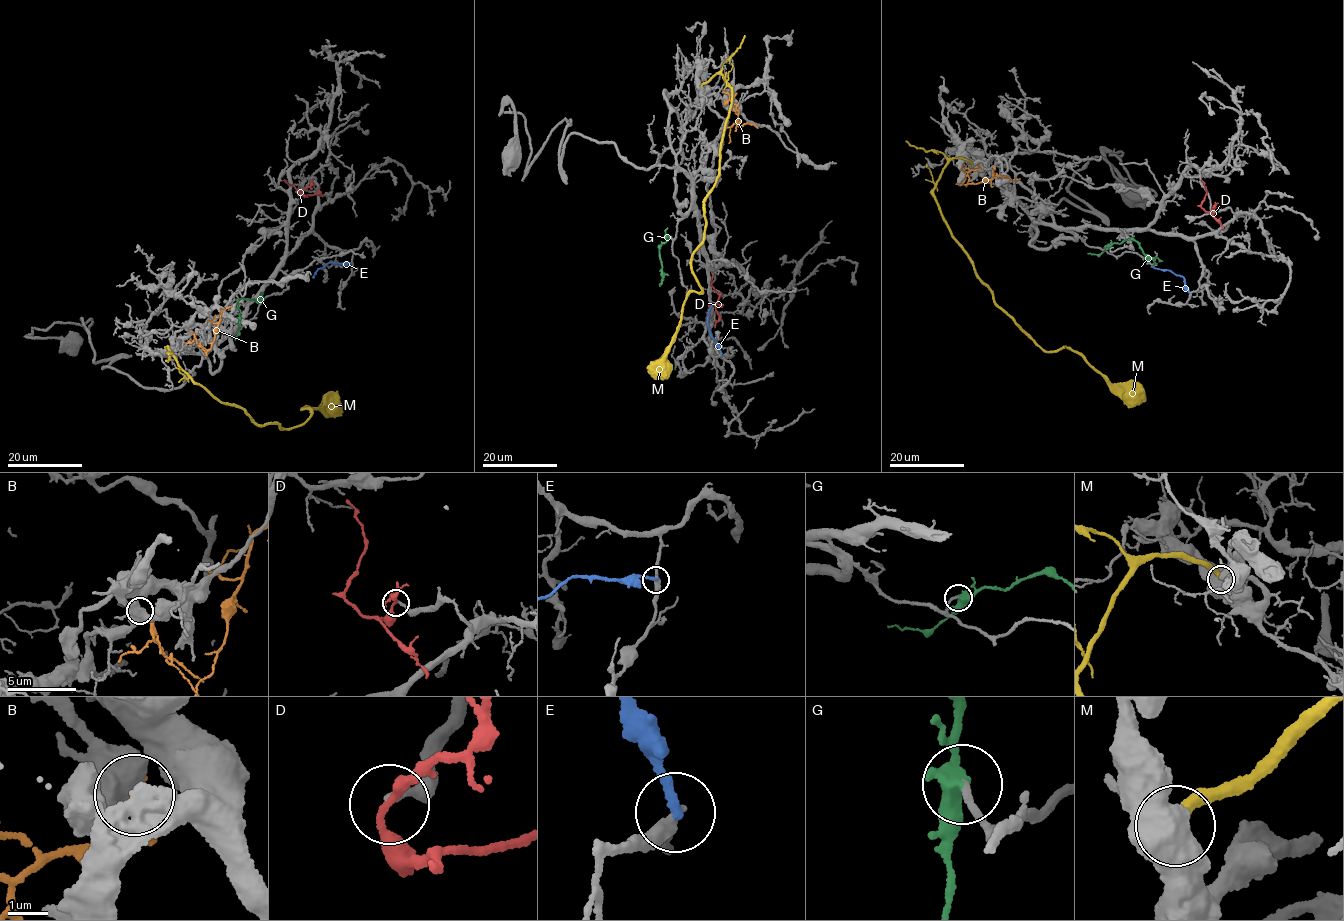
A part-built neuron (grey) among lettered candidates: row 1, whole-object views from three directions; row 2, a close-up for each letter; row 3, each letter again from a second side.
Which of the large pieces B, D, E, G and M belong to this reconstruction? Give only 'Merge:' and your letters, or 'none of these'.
Merge: G

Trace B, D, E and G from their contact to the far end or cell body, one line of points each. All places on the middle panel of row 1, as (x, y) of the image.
B: (724, 100), (725, 103), (730, 100), (735, 111), (739, 111), (738, 125), (731, 126), (729, 143)
D: (710, 303), (718, 301), (719, 296), (712, 287), (714, 273)
E: (721, 353), (709, 331), (708, 312), (714, 303)
G: (669, 237), (659, 249), (662, 279), (659, 286)

